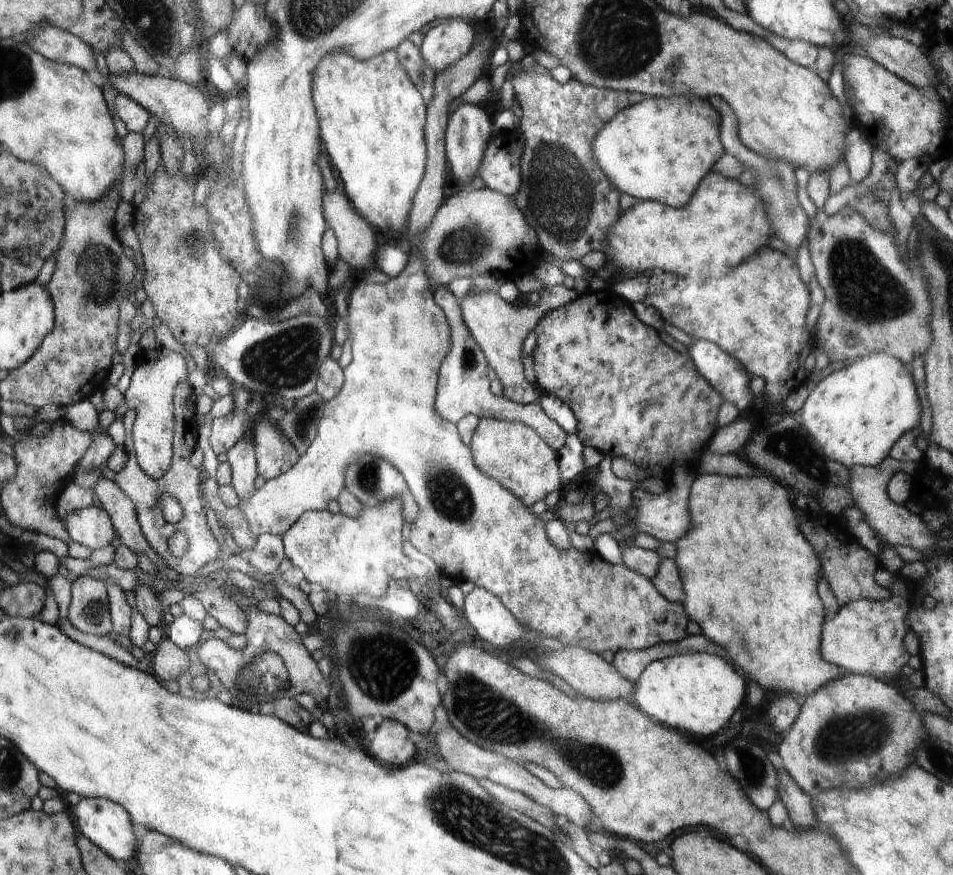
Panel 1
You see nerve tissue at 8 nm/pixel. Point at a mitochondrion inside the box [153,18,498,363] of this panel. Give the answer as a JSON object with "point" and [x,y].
{"point":[470,244]}

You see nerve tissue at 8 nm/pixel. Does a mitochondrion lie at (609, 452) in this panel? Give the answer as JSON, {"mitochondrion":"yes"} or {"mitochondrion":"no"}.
{"mitochondrion":"no"}

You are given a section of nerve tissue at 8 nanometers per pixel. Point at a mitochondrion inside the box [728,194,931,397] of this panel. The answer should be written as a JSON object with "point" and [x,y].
{"point":[865,289]}

